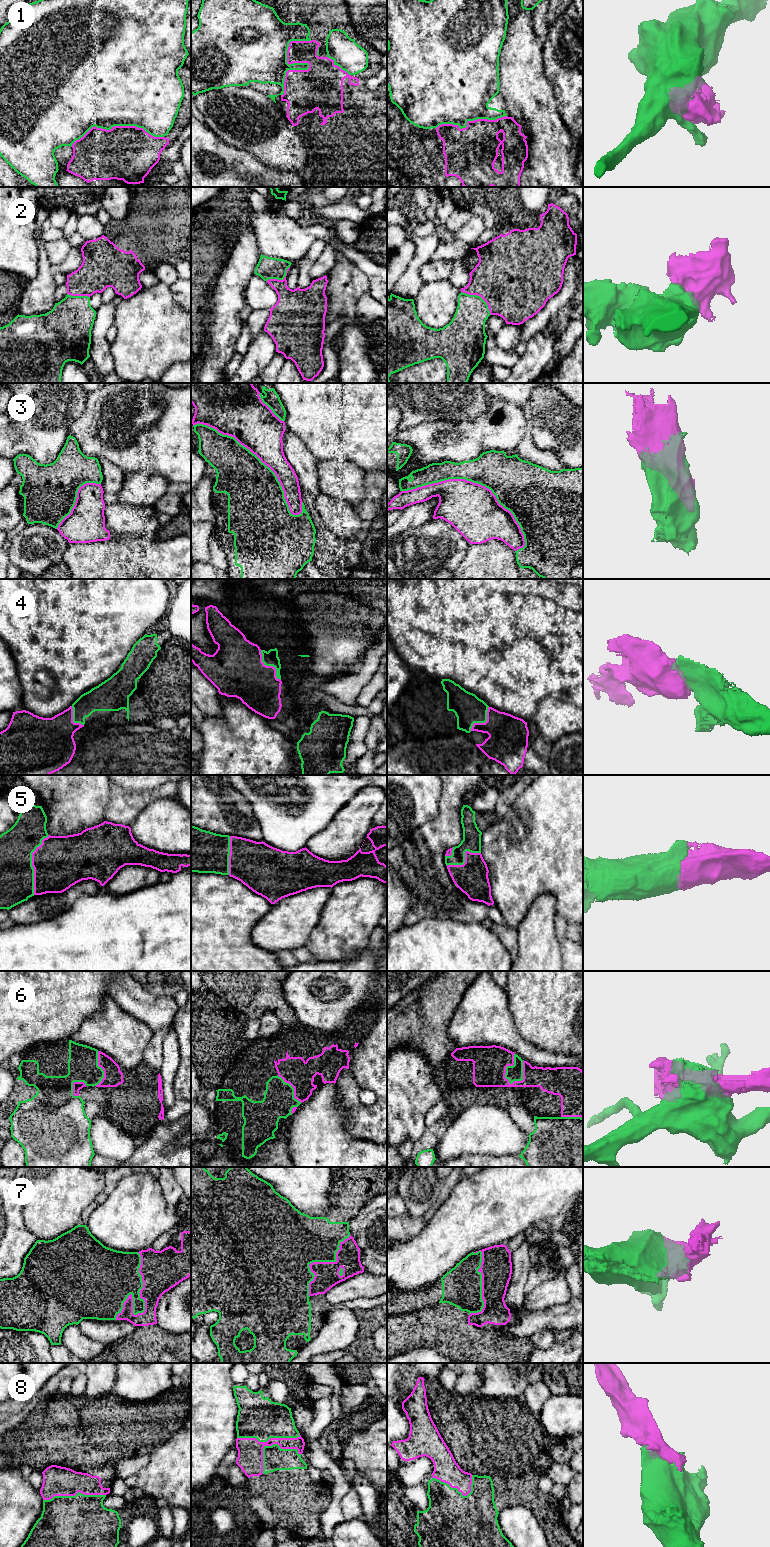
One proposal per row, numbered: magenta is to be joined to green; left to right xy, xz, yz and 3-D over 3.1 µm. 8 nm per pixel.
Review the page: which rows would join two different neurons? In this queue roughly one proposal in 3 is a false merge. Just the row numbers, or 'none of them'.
1, 2, 3, 6

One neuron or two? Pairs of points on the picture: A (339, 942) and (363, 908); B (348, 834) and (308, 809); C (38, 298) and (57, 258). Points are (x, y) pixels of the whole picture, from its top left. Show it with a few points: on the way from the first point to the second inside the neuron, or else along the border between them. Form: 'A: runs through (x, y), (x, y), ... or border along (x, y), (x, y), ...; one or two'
A: runs through (339, 934), (355, 916); one
B: border along (344, 804), (332, 820), (311, 837); two
C: border along (43, 243), (54, 264), (59, 264), (71, 248); two

